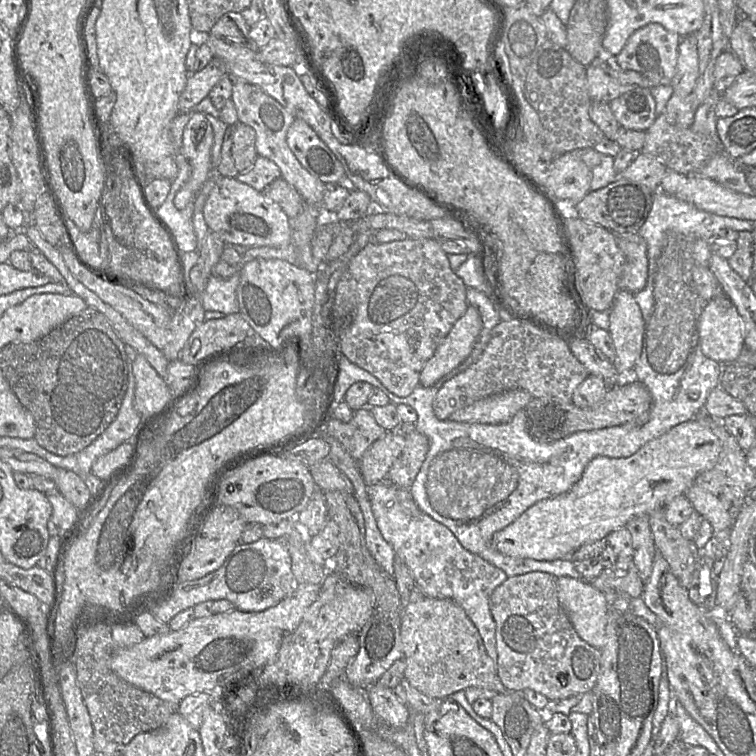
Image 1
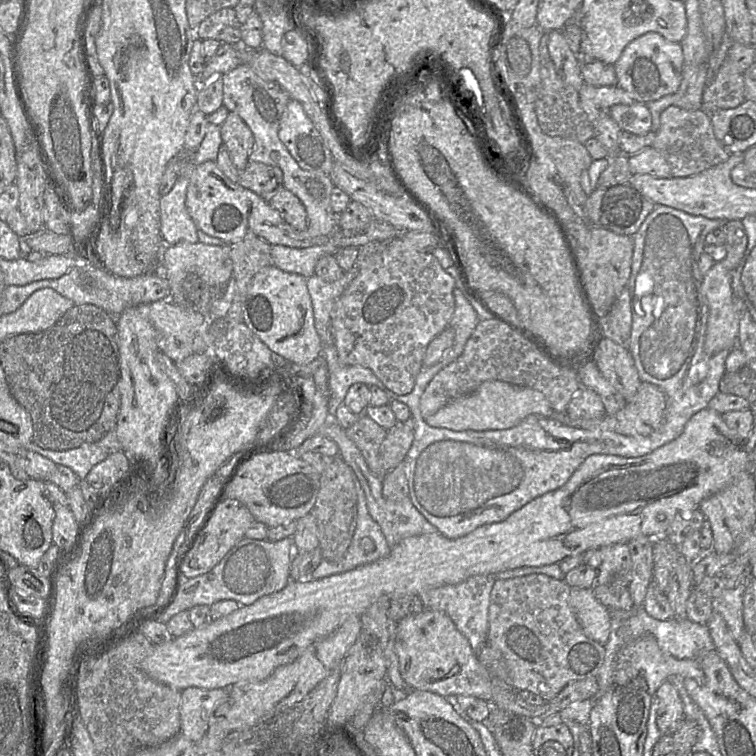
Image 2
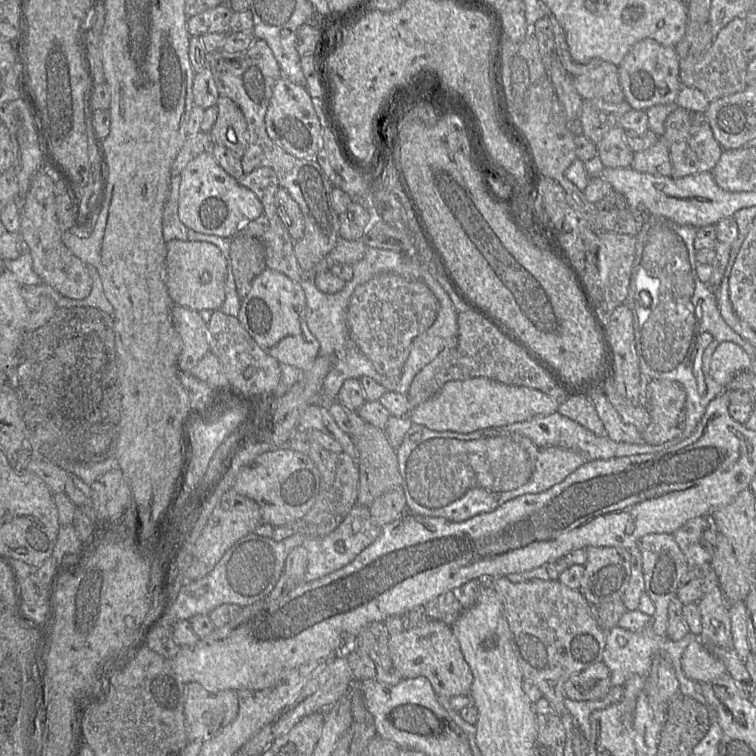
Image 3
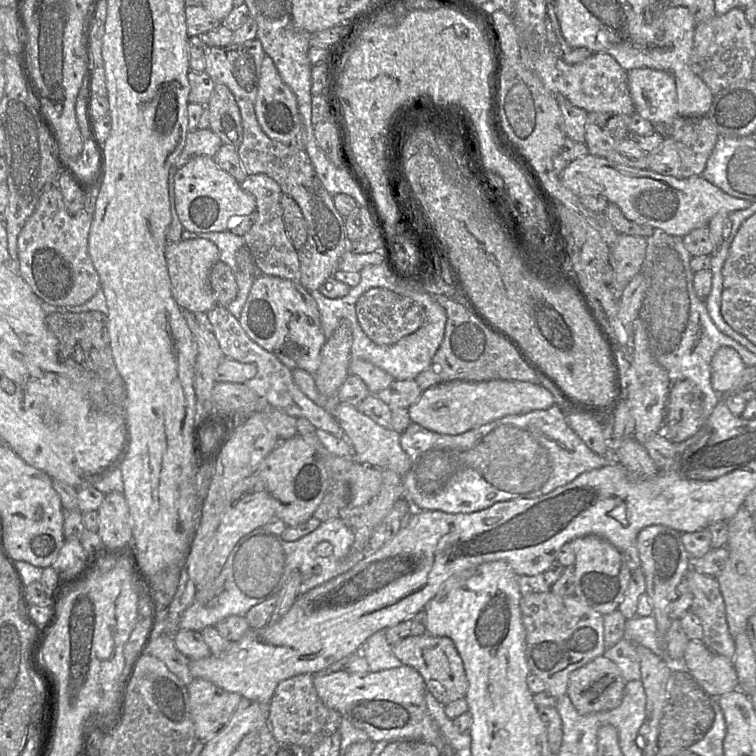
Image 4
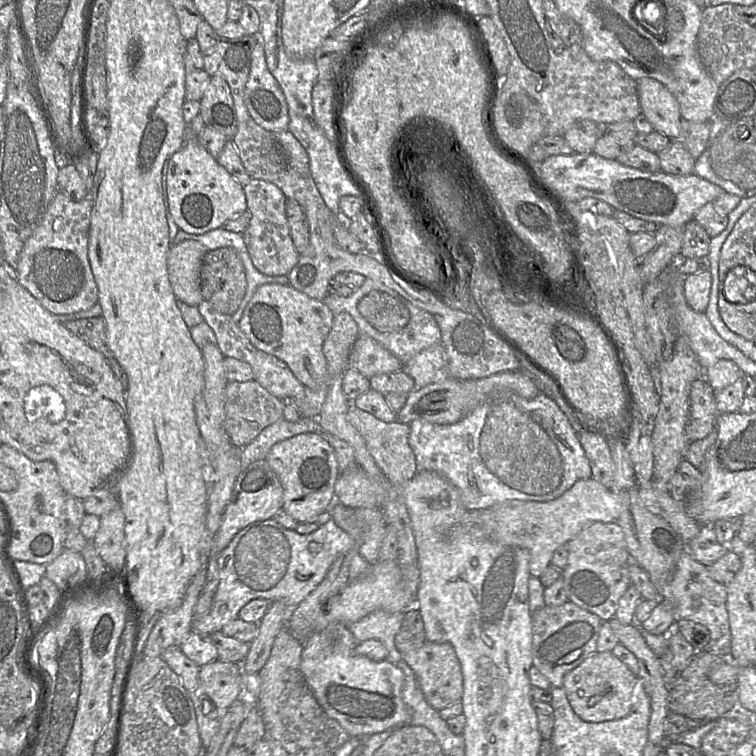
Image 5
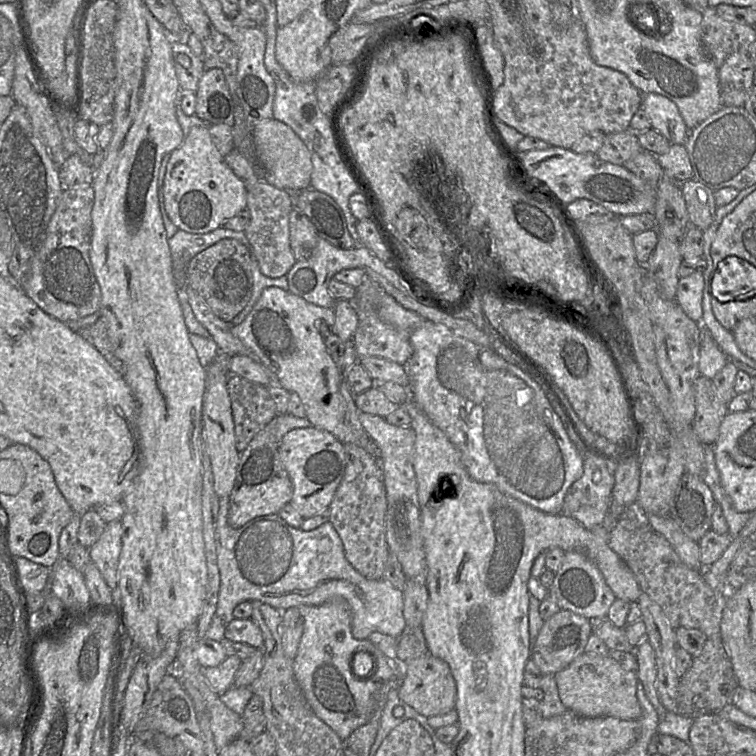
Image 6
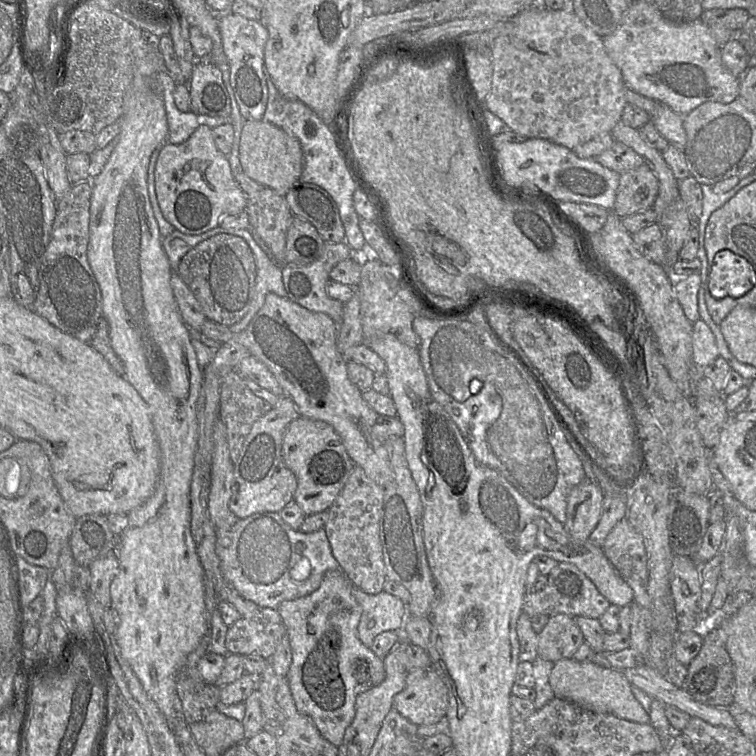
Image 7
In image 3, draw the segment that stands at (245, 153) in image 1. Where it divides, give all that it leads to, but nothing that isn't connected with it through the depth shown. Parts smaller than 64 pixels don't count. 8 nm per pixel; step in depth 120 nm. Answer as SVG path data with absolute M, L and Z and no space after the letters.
M219 96L217 119L210 131L213 144L222 144L242 158L248 145L248 128L241 109L226 96Z

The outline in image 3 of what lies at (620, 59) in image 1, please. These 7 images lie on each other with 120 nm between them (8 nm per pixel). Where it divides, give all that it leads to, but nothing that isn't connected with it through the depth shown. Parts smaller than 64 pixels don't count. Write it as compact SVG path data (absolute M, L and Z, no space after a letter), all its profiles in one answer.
M645 38L633 45L618 66L618 70L625 100L633 110L646 111L655 105L675 103L682 87L675 47L663 46L651 38Z

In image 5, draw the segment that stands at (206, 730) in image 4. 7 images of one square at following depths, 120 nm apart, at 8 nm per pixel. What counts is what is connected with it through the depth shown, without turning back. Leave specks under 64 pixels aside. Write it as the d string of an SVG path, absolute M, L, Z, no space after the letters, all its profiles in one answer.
M219 659L200 667L200 691L212 701L219 712L226 711L236 700L242 698L241 671L241 663L224 662Z

